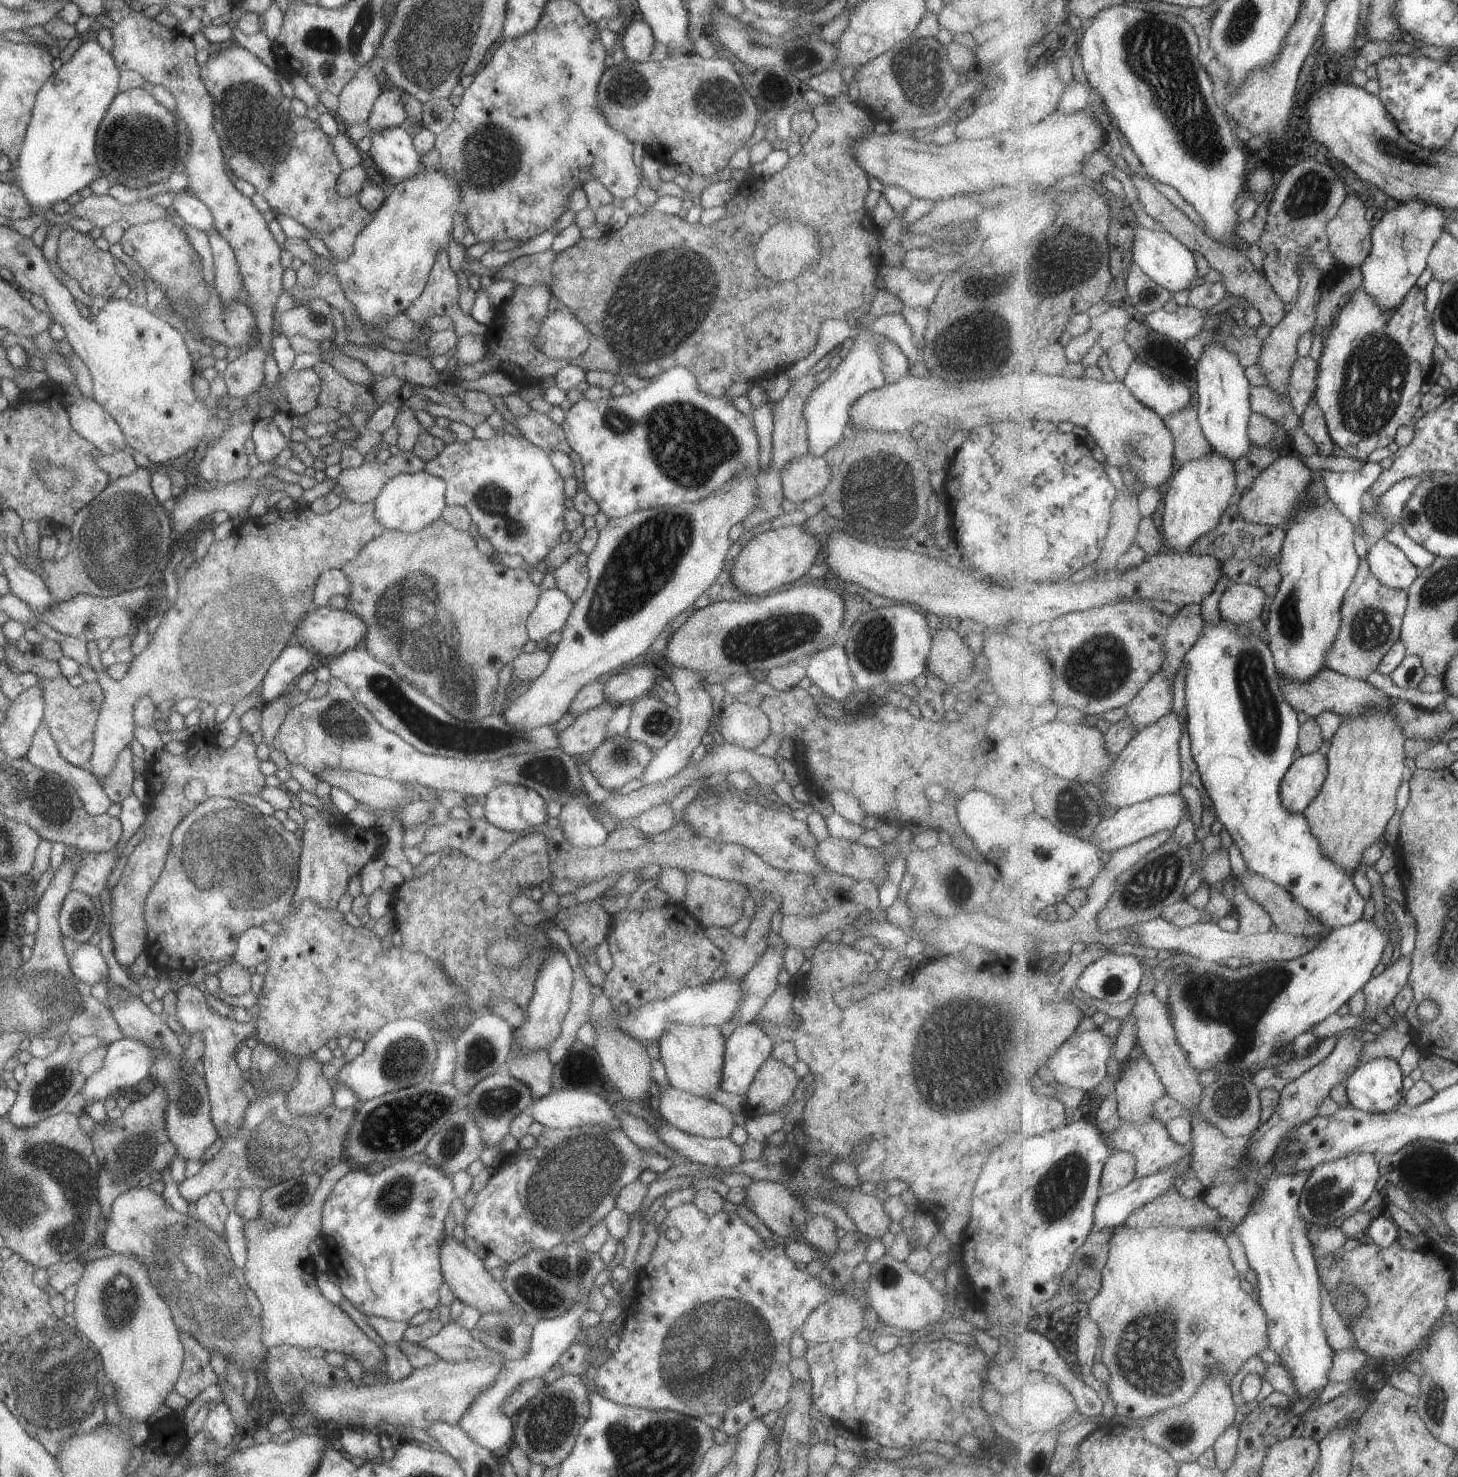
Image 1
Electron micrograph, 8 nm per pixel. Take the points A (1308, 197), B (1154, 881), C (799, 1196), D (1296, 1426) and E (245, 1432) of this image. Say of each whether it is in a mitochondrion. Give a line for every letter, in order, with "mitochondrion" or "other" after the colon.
A: mitochondrion
B: mitochondrion
C: other
D: other
E: other

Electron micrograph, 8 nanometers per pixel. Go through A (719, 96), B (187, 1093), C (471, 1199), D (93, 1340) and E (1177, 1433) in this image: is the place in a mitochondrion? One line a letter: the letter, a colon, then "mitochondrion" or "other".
A: mitochondrion
B: mitochondrion
C: other
D: mitochondrion
E: mitochondrion

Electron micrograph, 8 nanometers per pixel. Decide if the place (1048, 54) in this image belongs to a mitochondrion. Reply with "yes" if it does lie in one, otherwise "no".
no

